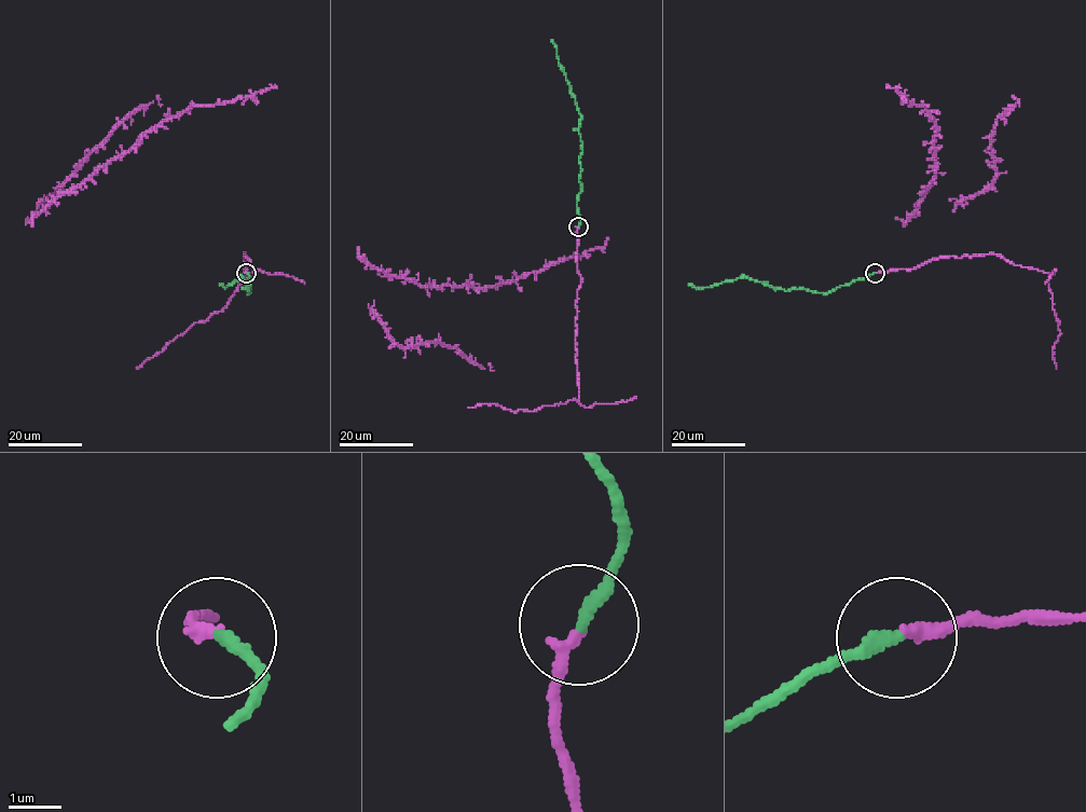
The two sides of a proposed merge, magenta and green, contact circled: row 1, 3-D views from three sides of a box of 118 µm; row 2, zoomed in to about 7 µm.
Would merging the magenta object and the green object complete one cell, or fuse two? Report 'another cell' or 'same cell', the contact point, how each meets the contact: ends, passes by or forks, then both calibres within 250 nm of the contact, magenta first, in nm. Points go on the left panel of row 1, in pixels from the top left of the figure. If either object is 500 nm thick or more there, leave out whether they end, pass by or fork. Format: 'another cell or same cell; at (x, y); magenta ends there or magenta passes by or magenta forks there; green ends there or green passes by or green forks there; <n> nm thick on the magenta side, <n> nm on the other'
same cell; at (246, 273); magenta ends there; green ends there; 260 nm thick on the magenta side, 240 nm on the other

